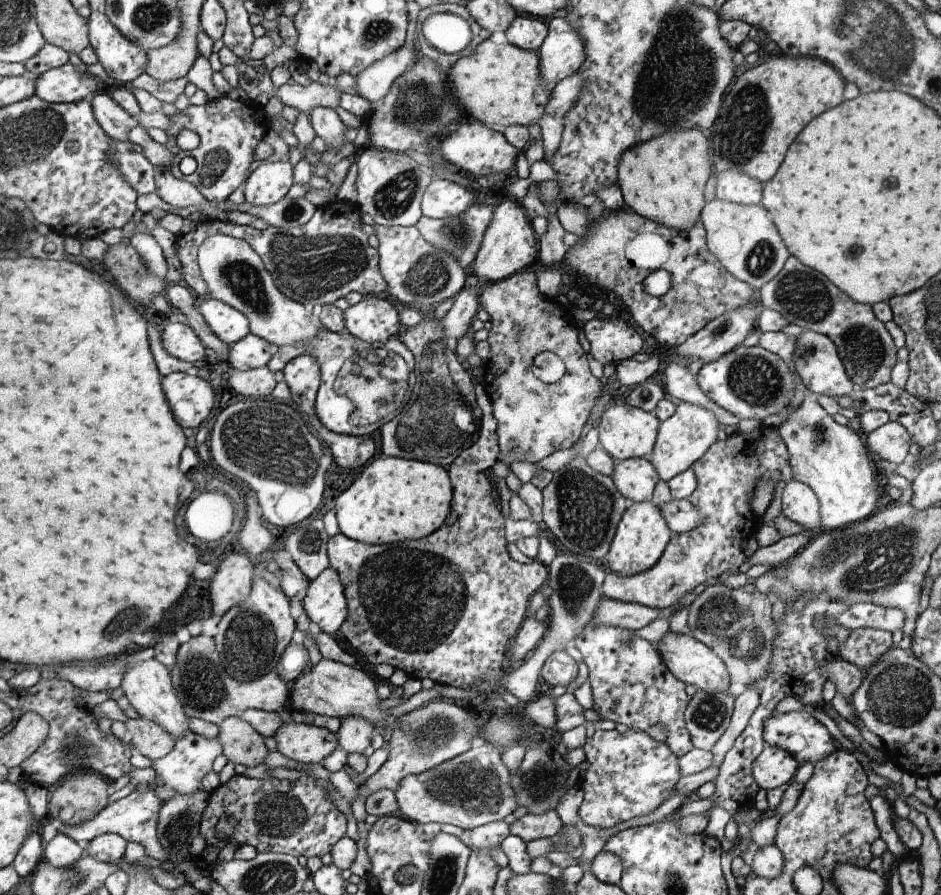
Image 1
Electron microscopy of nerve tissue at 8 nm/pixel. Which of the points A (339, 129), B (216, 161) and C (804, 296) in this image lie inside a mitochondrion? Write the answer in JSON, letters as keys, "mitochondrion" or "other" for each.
{"A":"other","B":"mitochondrion","C":"mitochondrion"}

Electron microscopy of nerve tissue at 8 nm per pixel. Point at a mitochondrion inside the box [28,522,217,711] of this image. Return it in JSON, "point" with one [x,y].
{"point":[133,617]}

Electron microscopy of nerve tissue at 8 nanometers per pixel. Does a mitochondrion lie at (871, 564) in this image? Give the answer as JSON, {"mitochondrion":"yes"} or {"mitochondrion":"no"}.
{"mitochondrion":"yes"}

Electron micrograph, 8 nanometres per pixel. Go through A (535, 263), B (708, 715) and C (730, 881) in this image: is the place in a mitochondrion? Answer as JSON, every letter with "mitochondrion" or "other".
{"A":"other","B":"mitochondrion","C":"other"}

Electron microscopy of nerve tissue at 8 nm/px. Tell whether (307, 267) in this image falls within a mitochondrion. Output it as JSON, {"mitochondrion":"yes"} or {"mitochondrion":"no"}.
{"mitochondrion":"yes"}

